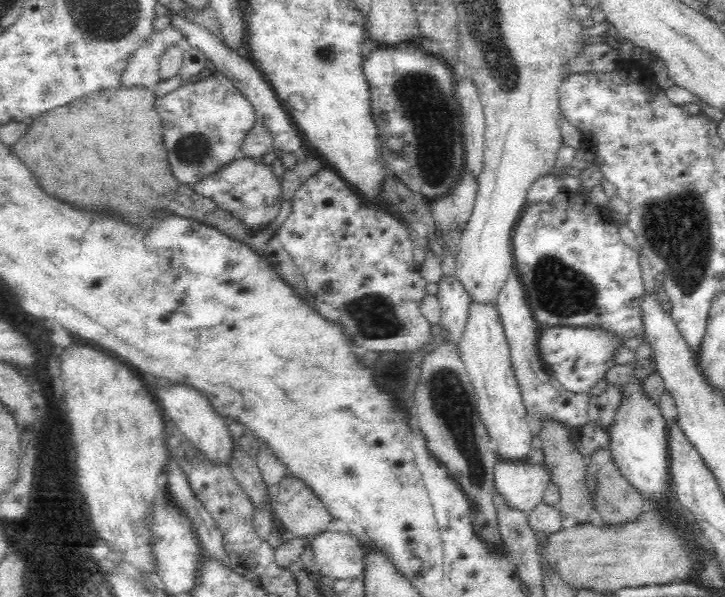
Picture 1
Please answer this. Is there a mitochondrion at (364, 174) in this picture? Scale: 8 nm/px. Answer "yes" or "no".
no

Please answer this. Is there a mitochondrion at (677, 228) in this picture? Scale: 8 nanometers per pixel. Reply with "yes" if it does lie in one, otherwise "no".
yes

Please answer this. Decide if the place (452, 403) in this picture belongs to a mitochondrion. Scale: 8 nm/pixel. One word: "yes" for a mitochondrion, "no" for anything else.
yes

